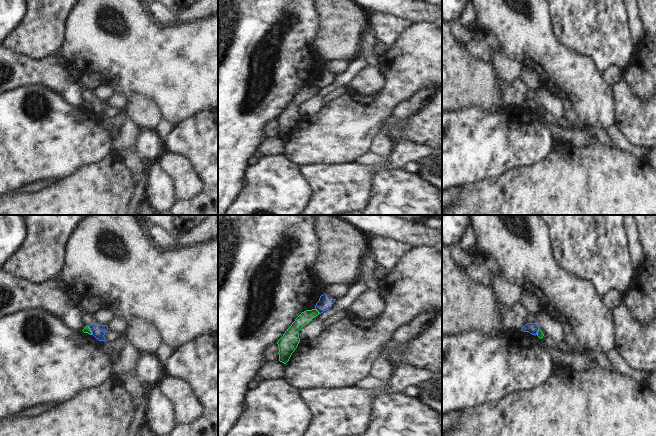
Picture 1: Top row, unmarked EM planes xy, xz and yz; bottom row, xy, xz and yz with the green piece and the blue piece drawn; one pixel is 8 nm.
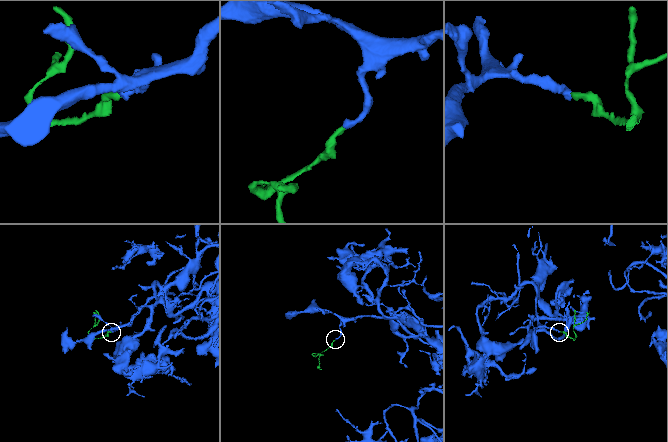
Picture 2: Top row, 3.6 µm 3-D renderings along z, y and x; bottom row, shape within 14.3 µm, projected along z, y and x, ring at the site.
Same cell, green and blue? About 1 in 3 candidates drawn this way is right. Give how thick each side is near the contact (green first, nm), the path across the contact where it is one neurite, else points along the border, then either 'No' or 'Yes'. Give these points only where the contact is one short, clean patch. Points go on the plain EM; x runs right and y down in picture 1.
Thickness 100 nm (green) against 120 nm. Boundary: xz (315, 84), (319, 89). No

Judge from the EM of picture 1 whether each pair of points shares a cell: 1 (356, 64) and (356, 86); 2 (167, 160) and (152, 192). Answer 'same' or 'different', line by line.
1: different
2: different

